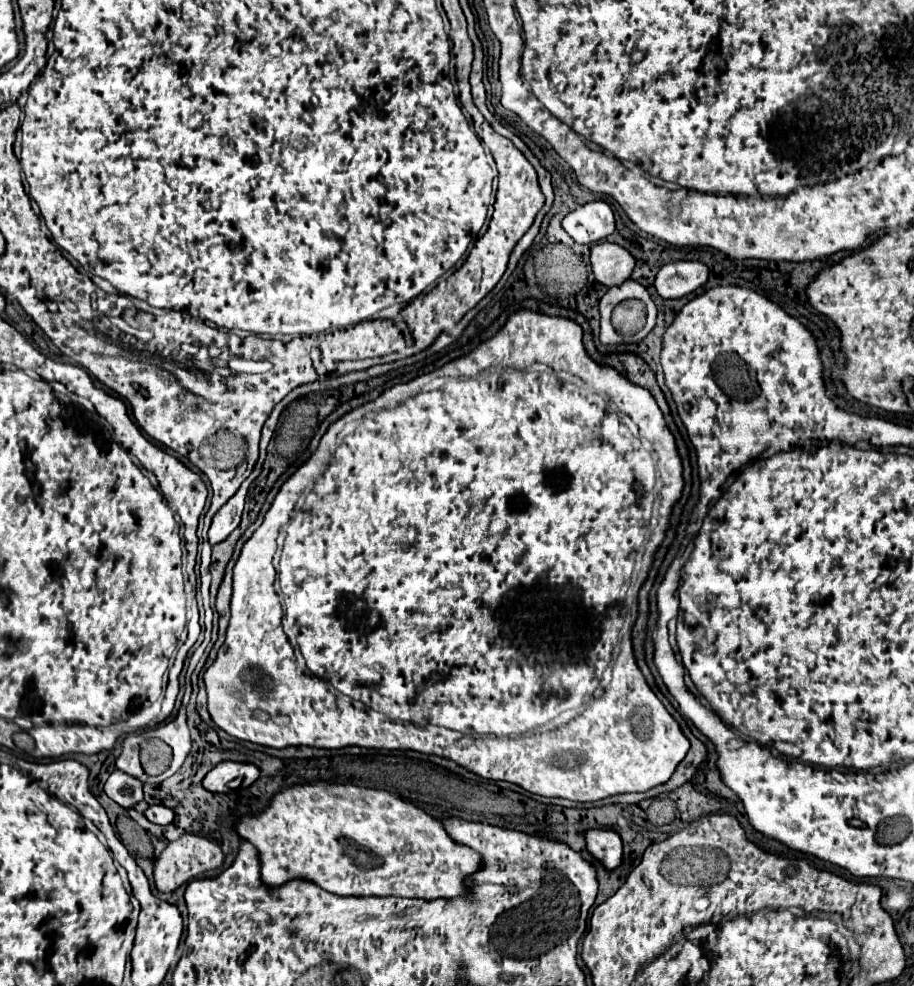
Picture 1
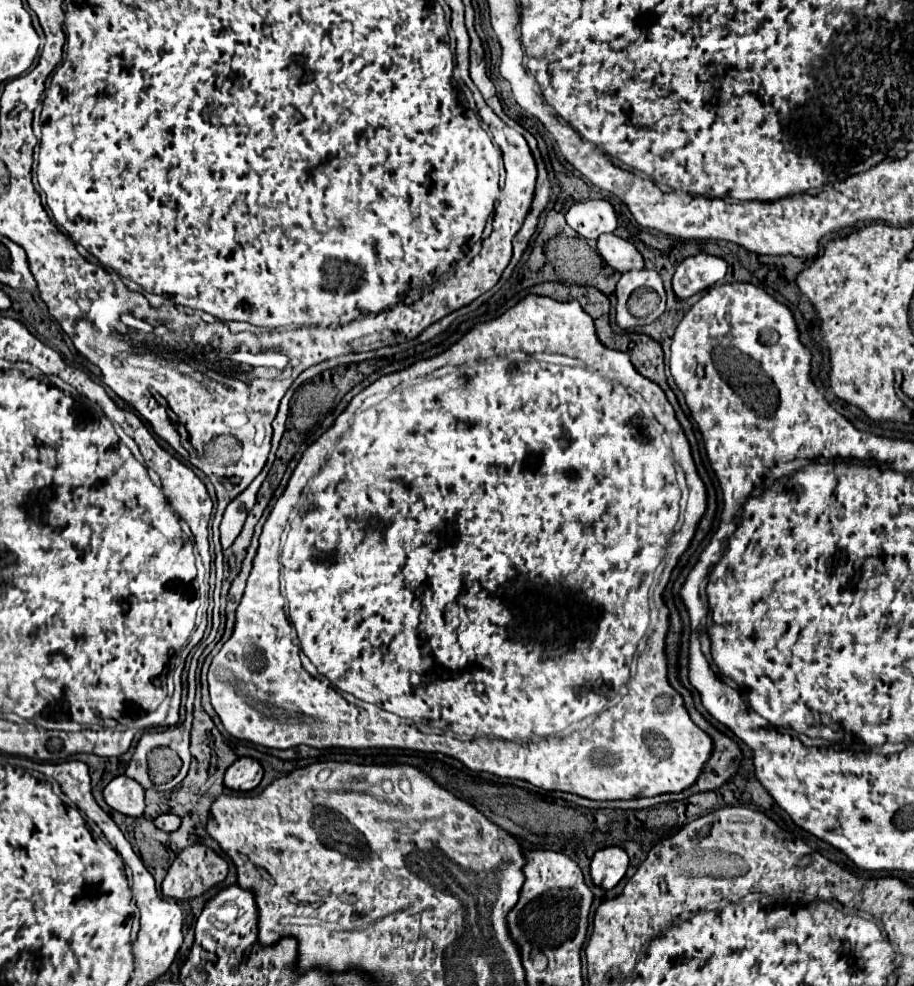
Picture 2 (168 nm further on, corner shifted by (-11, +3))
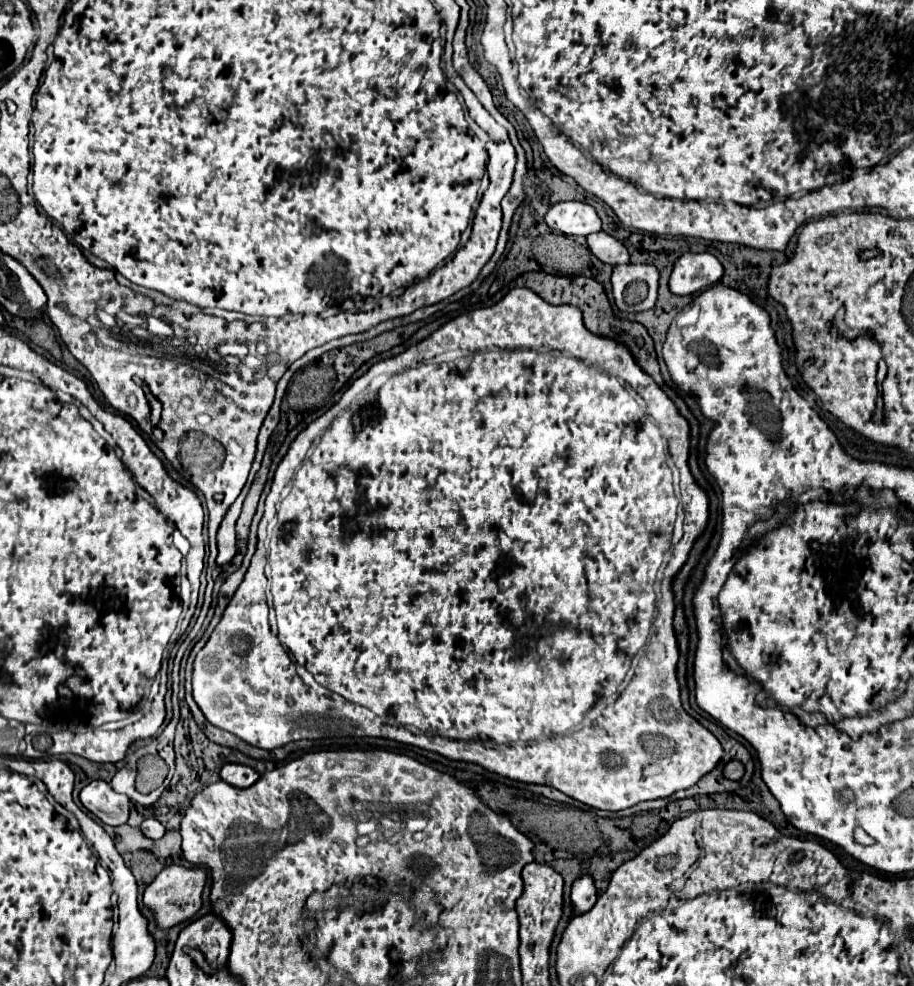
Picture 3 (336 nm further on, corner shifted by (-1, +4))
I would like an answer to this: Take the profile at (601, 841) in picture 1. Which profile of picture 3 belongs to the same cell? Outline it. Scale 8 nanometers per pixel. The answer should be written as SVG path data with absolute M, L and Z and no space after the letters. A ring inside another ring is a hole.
M583 874L573 882L571 902L573 902L575 914L587 912L597 902L597 888L595 888L595 880L591 874Z

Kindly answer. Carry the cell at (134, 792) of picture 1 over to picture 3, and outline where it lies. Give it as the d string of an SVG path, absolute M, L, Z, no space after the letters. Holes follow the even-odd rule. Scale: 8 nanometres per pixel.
M95 780L87 784L81 790L79 800L89 812L93 812L101 822L109 826L121 826L129 818L131 800L125 794L115 792L105 780Z

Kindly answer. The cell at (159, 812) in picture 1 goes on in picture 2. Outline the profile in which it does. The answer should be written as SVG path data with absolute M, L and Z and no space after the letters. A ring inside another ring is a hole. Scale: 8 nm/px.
M163 813L163 815L159 815L155 821L153 821L161 831L167 831L167 833L171 833L171 831L175 831L175 829L179 829L179 823L181 823L181 819L177 817L177 815L173 815L173 813Z

